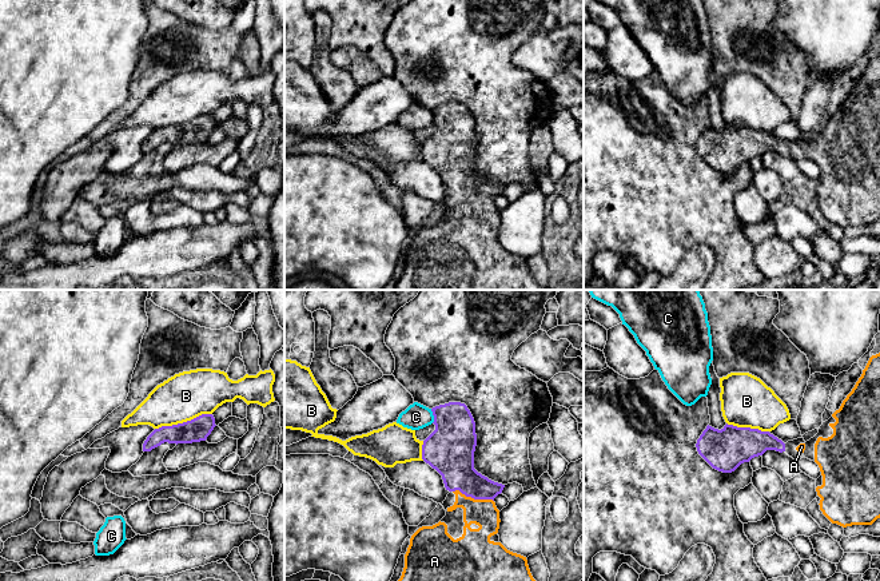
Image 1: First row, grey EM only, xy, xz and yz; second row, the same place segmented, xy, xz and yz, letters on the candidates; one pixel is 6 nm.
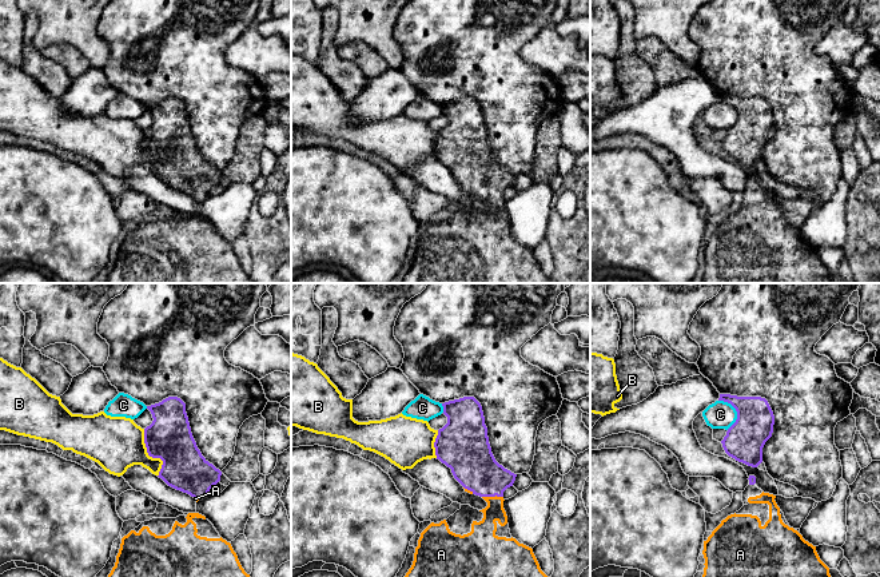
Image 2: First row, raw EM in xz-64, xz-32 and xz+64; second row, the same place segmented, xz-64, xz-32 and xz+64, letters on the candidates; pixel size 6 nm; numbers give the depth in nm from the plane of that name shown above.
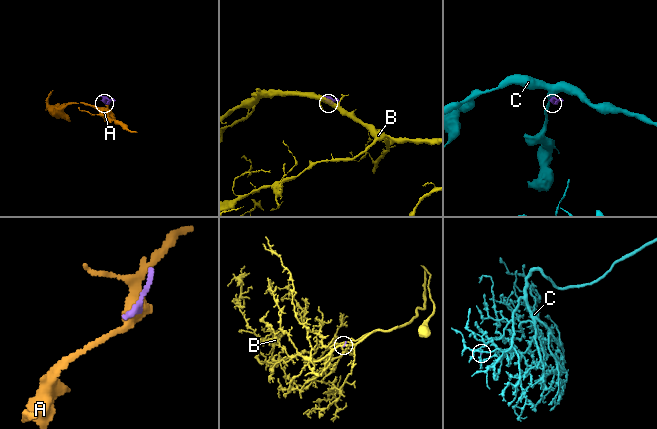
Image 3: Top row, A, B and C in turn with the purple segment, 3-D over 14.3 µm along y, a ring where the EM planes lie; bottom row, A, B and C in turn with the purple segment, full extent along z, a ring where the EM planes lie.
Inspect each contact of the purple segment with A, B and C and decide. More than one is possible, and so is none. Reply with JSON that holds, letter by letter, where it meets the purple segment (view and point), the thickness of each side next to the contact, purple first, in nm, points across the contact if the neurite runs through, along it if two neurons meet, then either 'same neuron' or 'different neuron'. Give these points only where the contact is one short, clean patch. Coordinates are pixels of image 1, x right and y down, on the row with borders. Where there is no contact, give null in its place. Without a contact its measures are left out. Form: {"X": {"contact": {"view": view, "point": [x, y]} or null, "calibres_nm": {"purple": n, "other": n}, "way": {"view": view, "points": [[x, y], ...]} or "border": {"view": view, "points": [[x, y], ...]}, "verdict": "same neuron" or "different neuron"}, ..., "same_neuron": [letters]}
{"A": {"contact": {"view": "xz", "point": [473, 497]}, "calibres_nm": {"purple": 240, "other": 160}, "way": {"view": "xz", "points": [[454, 461], [473, 497], [484, 513]]}, "verdict": "same neuron"}, "B": {"contact": {"view": "xy", "point": [183, 422]}, "calibres_nm": {"purple": 140, "other": 280}, "verdict": "different neuron"}, "C": {"contact": {"view": "xz", "point": [433, 414]}, "calibres_nm": {"purple": 300, "other": 150}, "border": {"view": "xz", "points": [[430, 409], [433, 422]]}, "verdict": "different neuron"}, "same_neuron": ["A"]}

